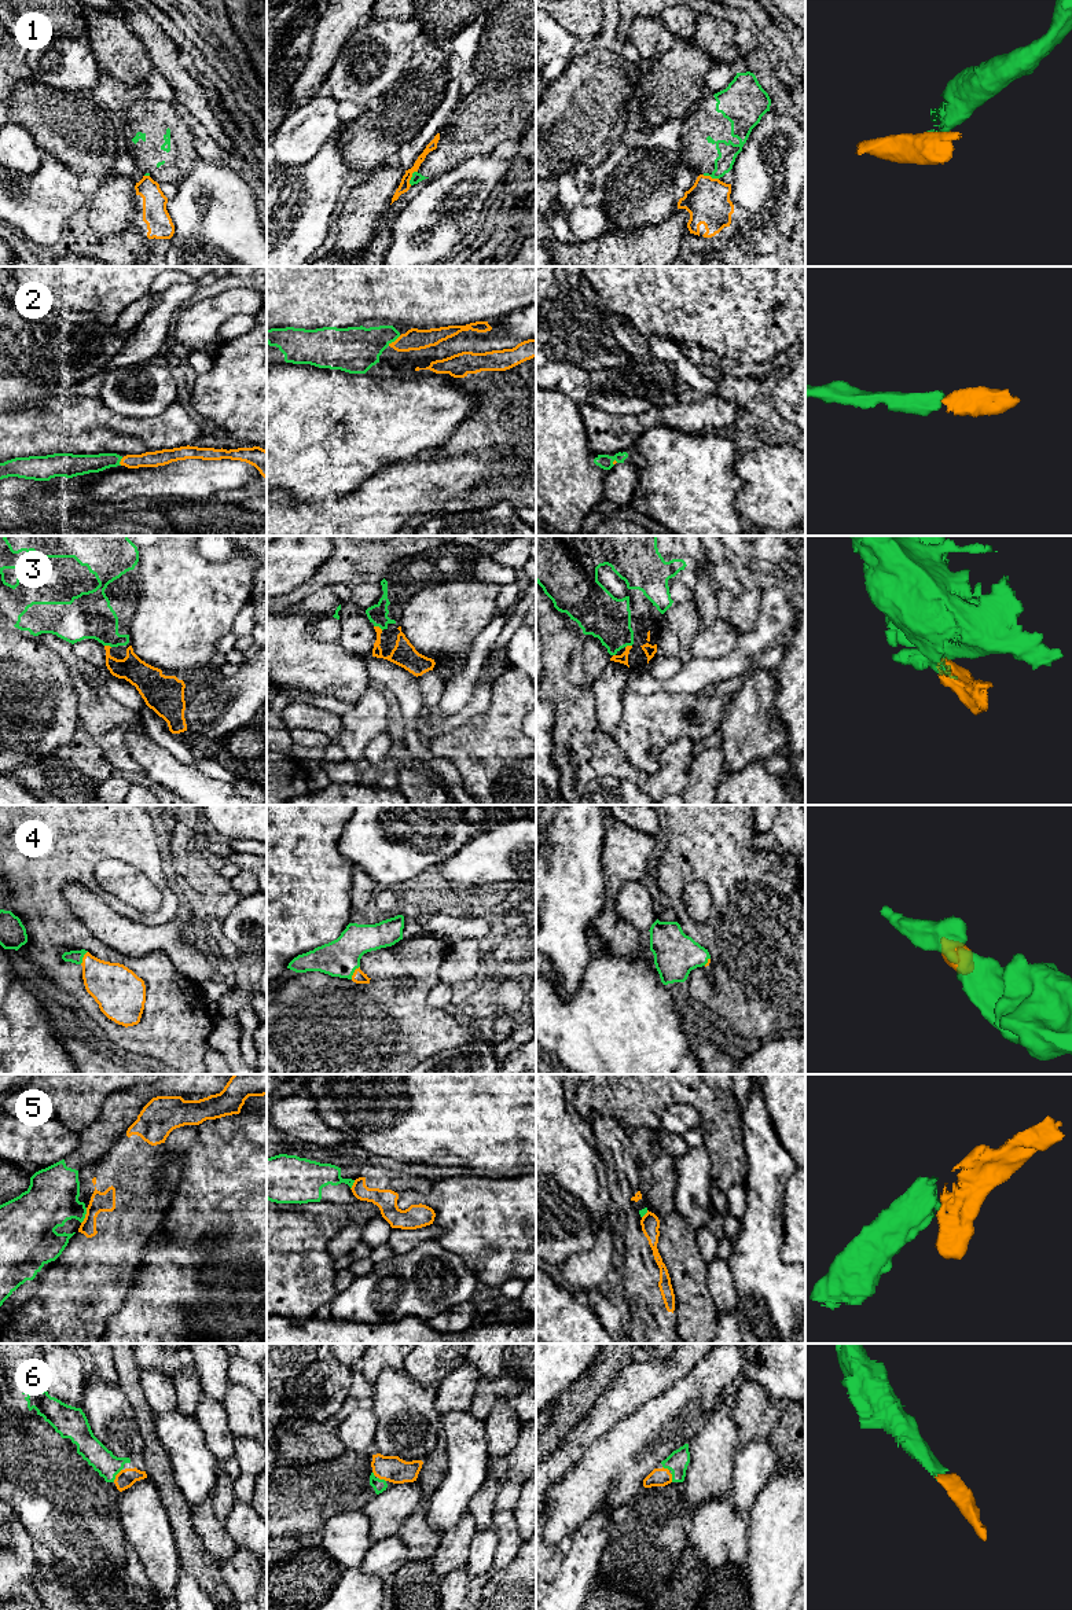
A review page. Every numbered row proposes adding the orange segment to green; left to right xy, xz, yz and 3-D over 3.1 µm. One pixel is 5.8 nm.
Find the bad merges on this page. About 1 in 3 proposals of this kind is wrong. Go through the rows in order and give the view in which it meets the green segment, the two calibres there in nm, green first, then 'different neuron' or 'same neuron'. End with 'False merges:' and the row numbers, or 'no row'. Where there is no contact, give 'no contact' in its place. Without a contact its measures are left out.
1: contact in xz; calibres 60 and 70 nm; different neuron
2: contact in xz; calibres 280 and 130 nm; same neuron
3: contact in xz; calibres 120 and 140 nm; same neuron
4: contact in xz; calibres 220 and 80 nm; same neuron
5: contact in xy; calibres 300 and 110 nm; different neuron
6: contact in xy; calibres 140 and 110 nm; same neuron
False merges: 1, 5

